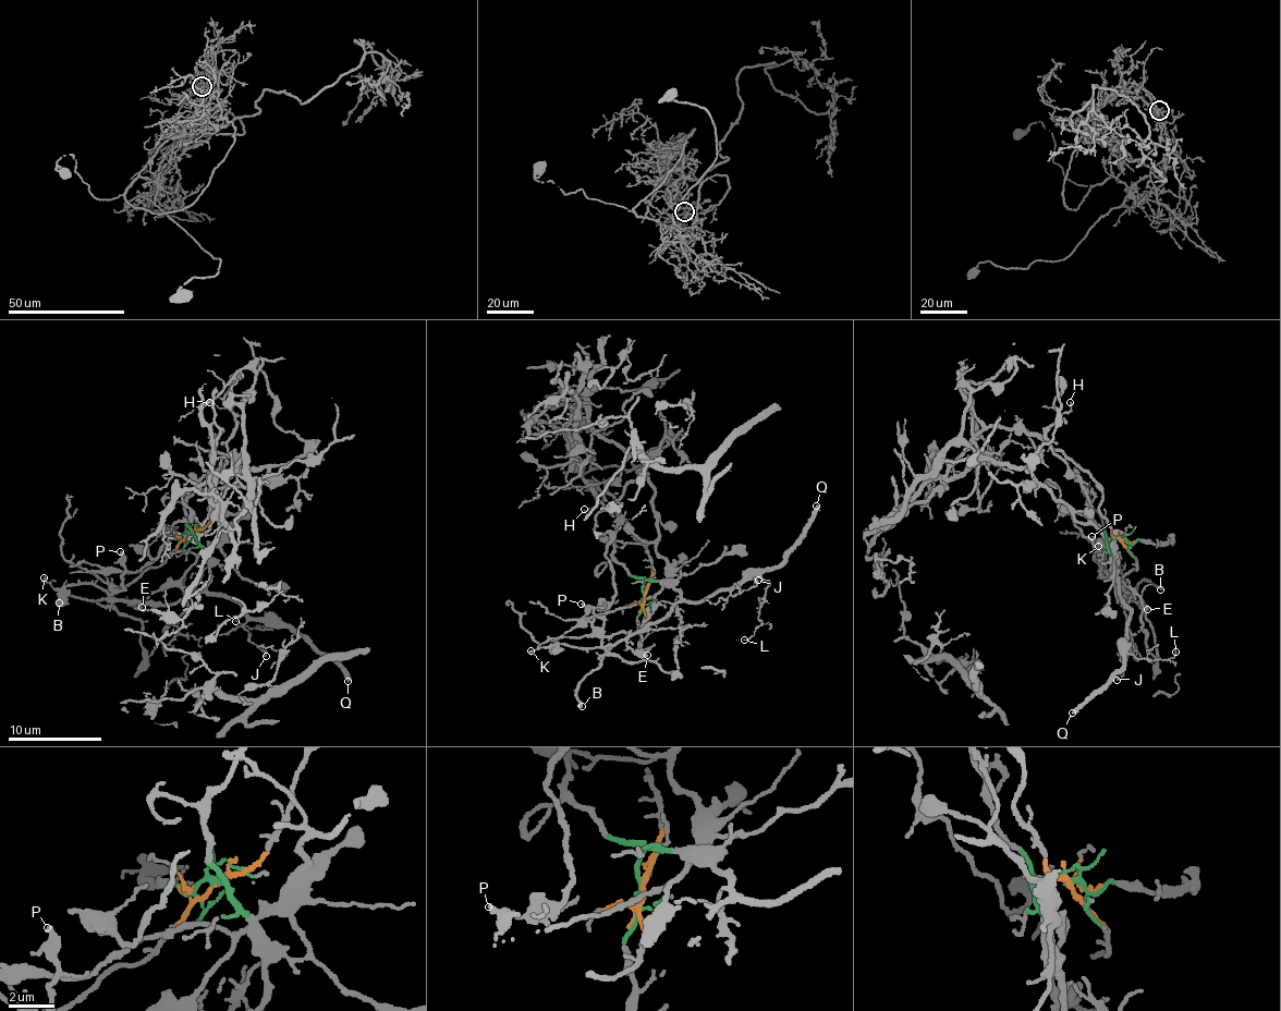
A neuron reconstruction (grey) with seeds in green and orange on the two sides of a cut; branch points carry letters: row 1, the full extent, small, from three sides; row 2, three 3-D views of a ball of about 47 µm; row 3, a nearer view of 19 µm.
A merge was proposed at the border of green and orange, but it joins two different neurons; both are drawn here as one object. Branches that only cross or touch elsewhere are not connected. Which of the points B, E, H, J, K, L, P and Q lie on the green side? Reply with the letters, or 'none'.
B, E, H, J, K, L, P, Q

